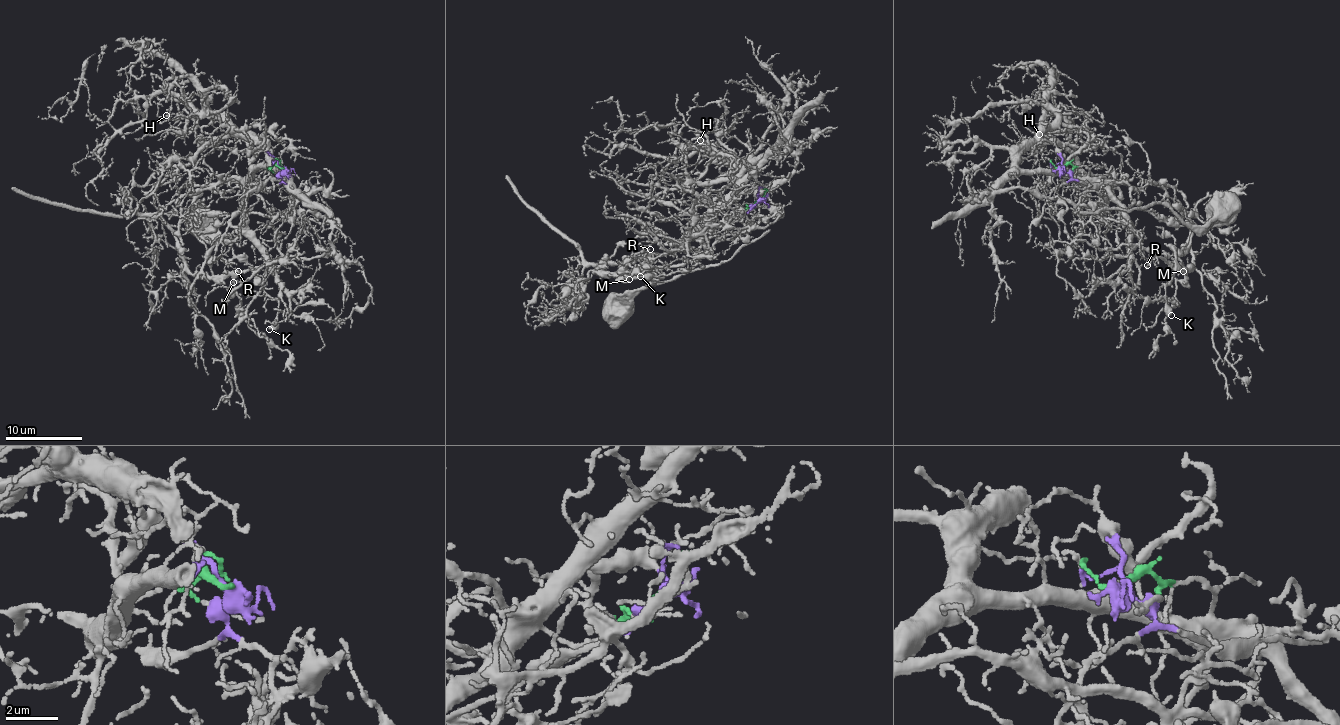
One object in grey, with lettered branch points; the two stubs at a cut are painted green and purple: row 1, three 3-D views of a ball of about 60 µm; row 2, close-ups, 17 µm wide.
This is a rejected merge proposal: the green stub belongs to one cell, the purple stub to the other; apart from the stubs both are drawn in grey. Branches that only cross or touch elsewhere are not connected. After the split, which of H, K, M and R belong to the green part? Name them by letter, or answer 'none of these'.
H

